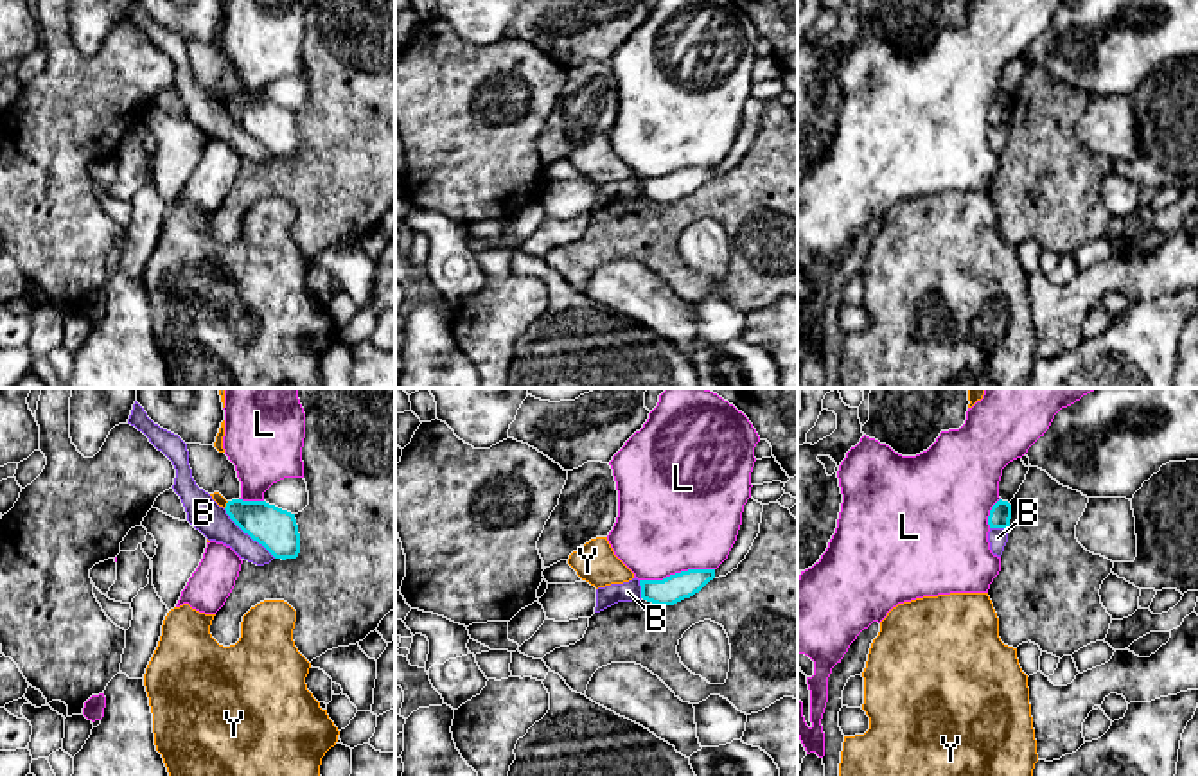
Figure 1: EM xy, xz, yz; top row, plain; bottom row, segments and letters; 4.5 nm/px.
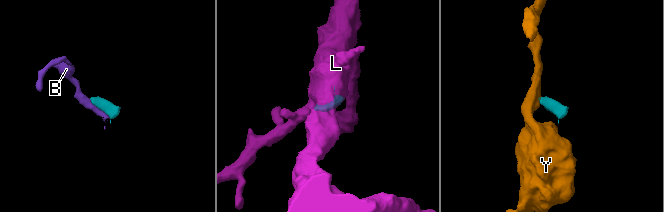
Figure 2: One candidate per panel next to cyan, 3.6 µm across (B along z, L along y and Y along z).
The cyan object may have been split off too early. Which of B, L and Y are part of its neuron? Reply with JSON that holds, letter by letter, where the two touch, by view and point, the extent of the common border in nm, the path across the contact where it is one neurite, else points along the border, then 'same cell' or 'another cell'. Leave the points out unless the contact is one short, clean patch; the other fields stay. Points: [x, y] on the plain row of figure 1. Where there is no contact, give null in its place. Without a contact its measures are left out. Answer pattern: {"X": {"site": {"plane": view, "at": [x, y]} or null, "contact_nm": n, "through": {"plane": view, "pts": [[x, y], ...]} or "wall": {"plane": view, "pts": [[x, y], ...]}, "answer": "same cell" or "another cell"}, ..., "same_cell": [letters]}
{"B": {"site": {"plane": "xy", "at": [248, 132]}, "contact_nm": 320, "wall": {"plane": "xy", "pts": [[223, 106], [275, 155]]}, "answer": "another cell"}, "L": {"site": {"plane": "xz", "at": [676, 171]}, "contact_nm": 340, "answer": "another cell"}, "Y": {"site": {"plane": "xy", "at": [227, 103]}, "contact_nm": 40, "wall": {"plane": "xy", "pts": [[229, 99], [223, 105]]}, "answer": "another cell"}, "same_cell": []}

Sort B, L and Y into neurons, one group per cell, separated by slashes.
B / L / Y

